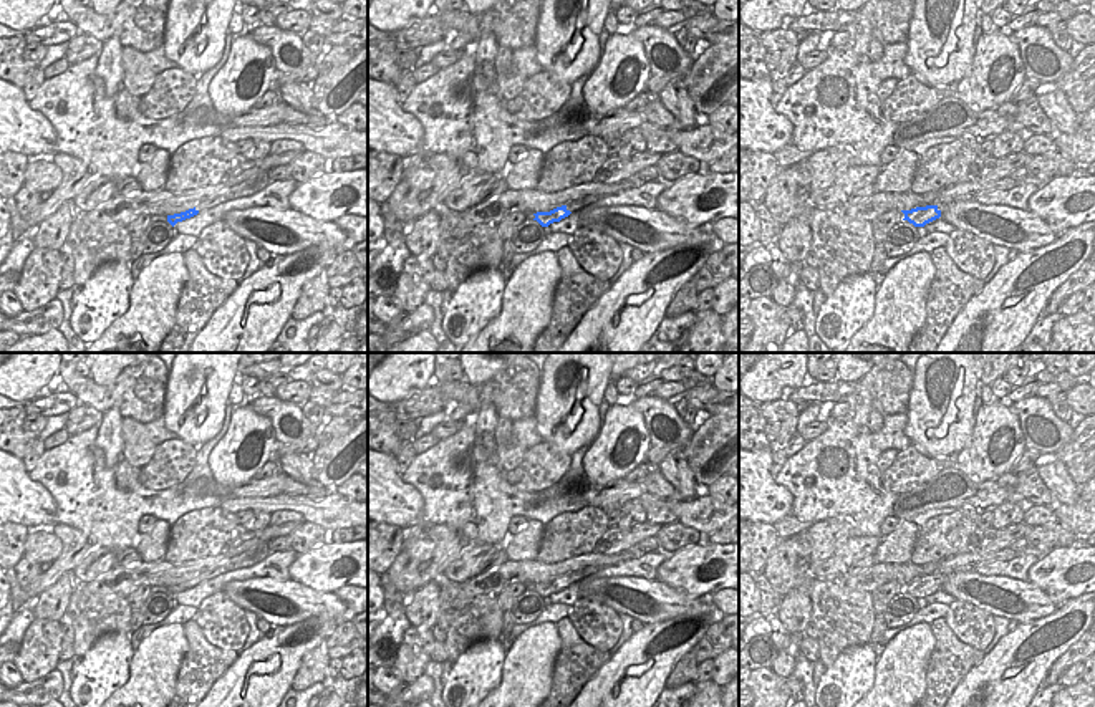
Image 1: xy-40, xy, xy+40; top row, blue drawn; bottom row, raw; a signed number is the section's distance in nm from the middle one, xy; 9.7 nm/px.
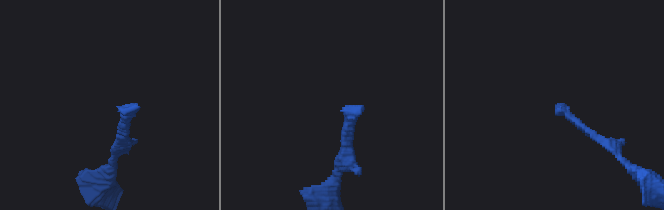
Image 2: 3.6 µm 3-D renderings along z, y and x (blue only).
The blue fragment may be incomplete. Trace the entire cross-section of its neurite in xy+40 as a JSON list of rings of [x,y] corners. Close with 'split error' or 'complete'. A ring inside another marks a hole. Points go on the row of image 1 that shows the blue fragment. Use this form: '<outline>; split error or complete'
[[[967,195],[964,199],[956,197],[956,199],[944,200],[944,202],[931,204],[931,205],[926,205],[926,207],[916,207],[916,209],[911,209],[911,210],[901,210],[904,214],[903,220],[908,220],[914,227],[924,227],[926,224],[943,217],[944,210],[951,204],[956,204],[959,200],[972,200],[972,199],[974,197],[971,197],[971,195]]]; split error

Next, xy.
[[[593,194],[591,199],[585,197],[585,199],[568,202],[562,207],[550,210],[550,212],[537,212],[537,214],[533,214],[535,215],[533,220],[537,220],[542,227],[548,227],[550,224],[560,222],[562,219],[568,217],[570,214],[580,212],[583,207],[588,207],[608,195],[613,195],[613,194]]]; split error

